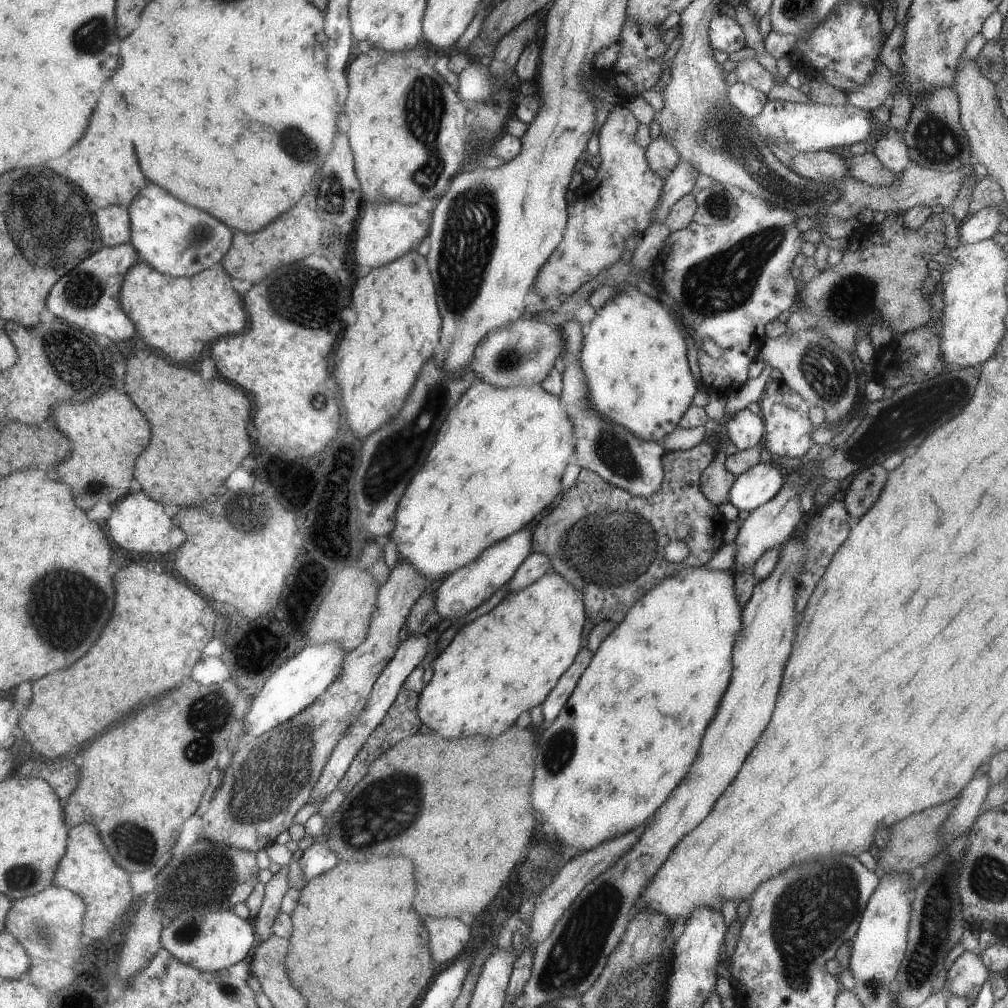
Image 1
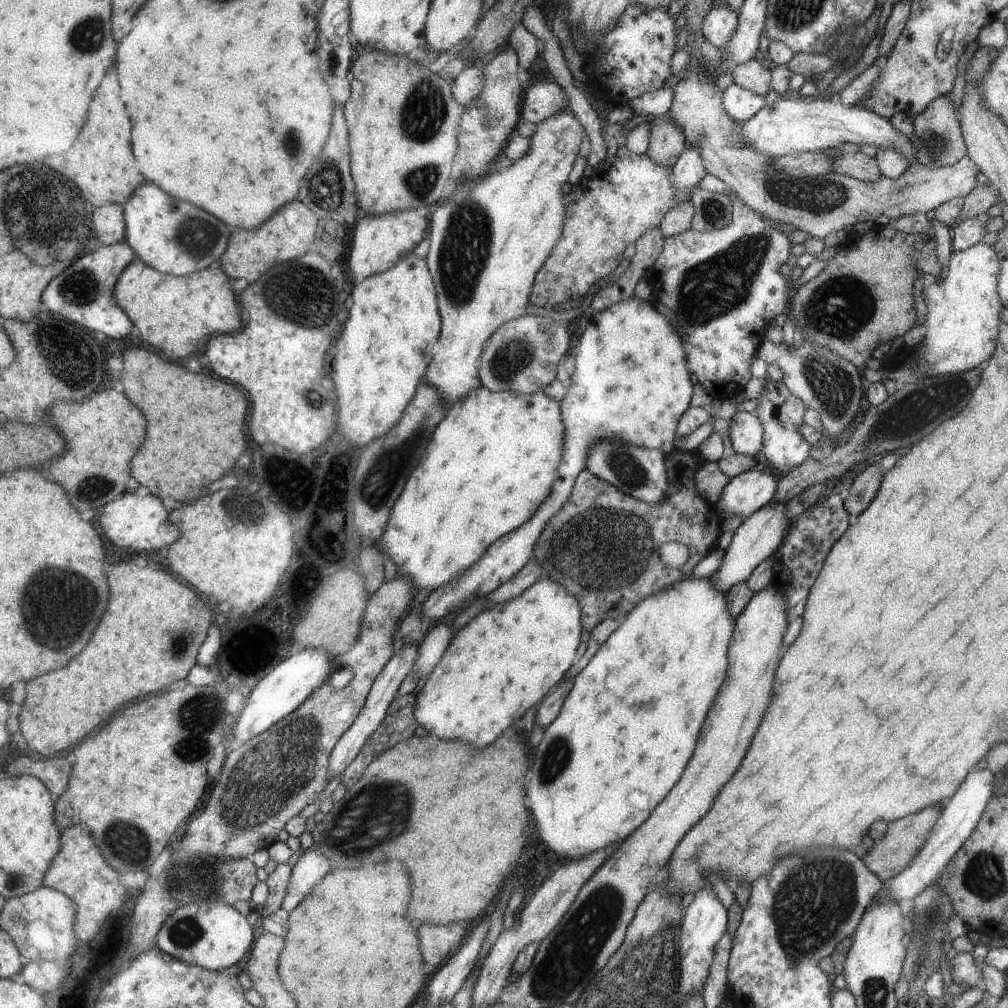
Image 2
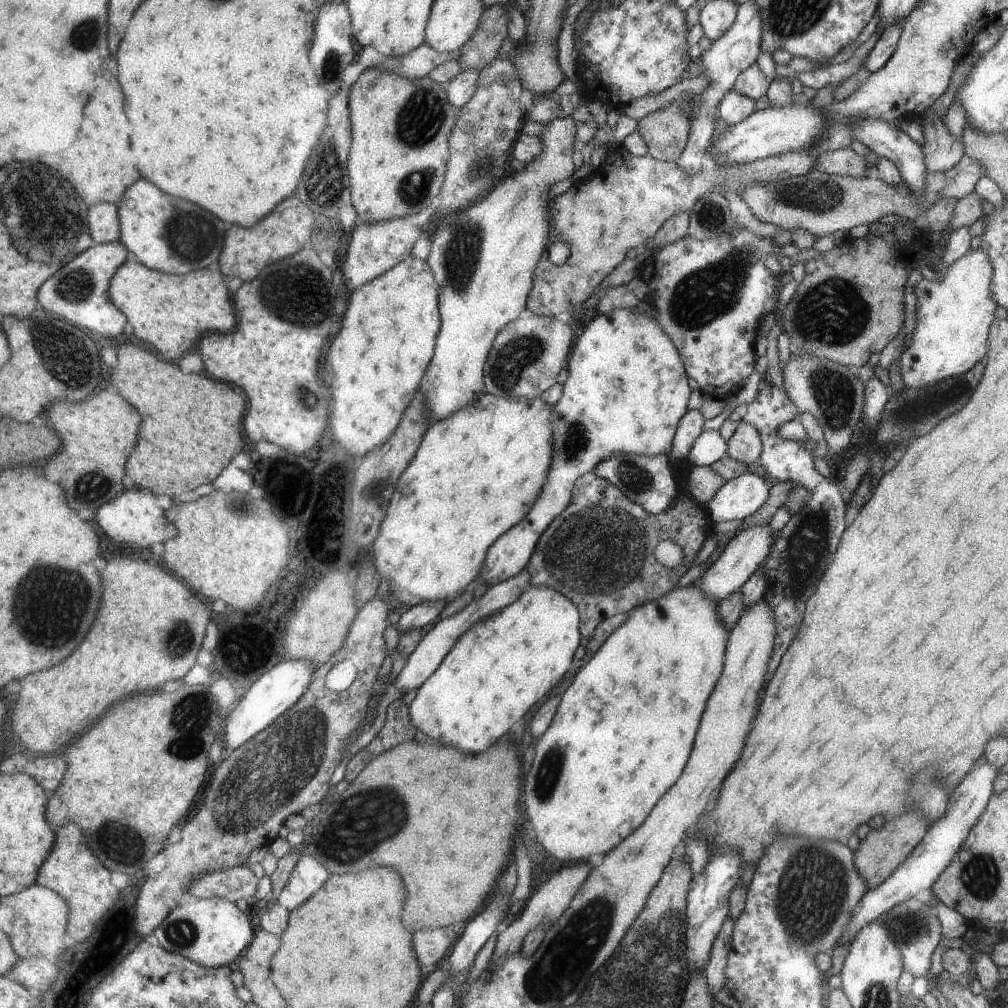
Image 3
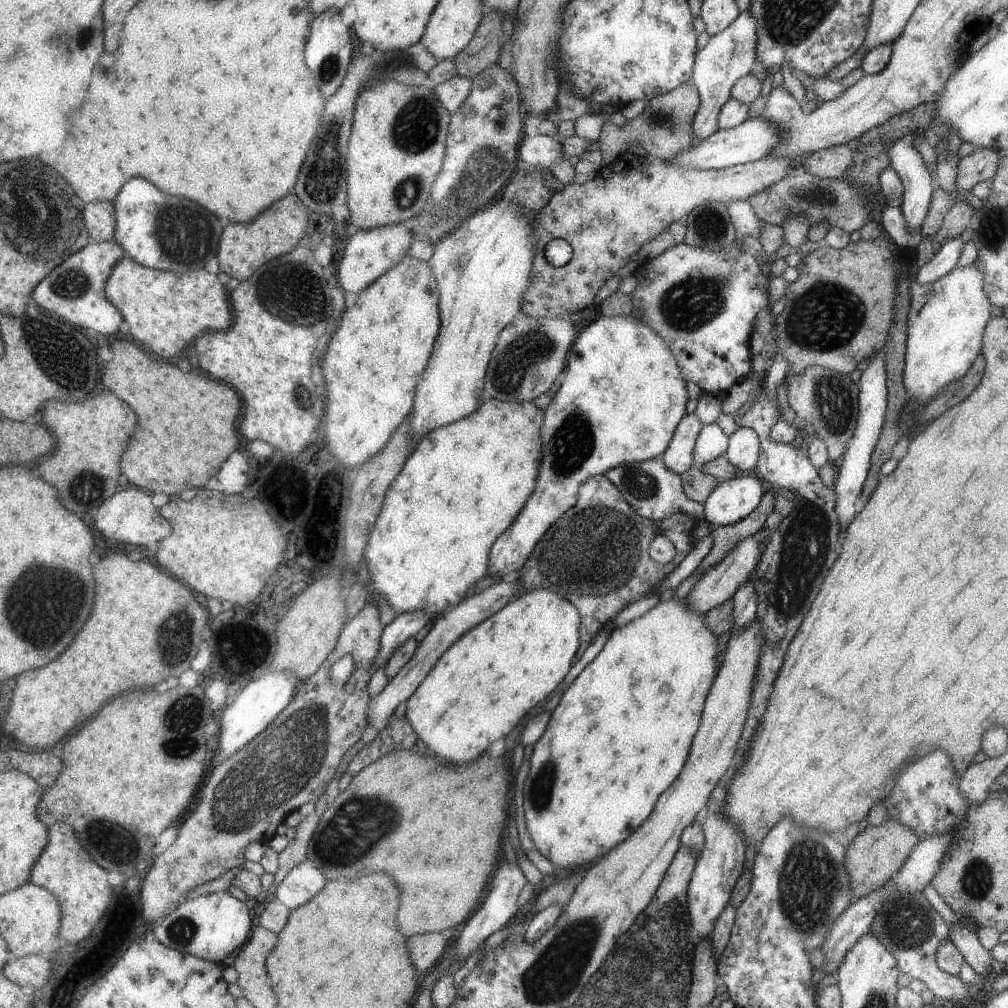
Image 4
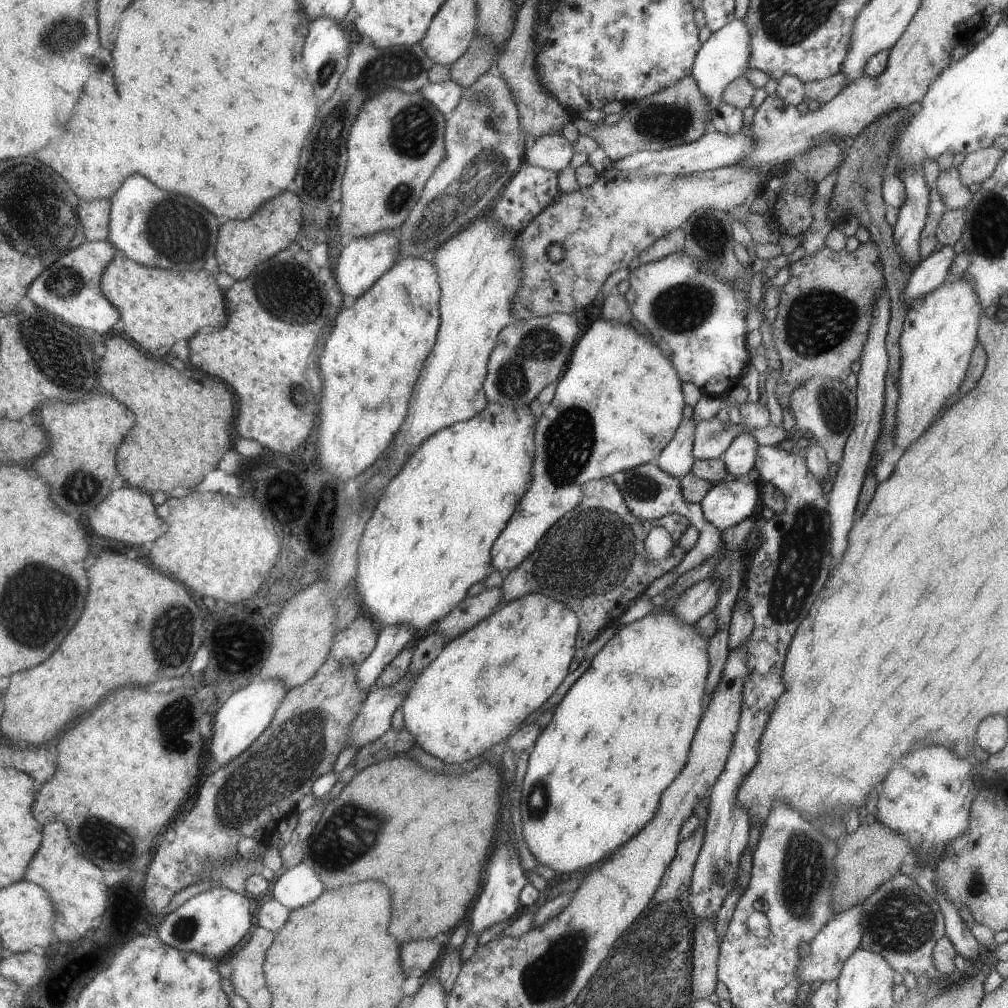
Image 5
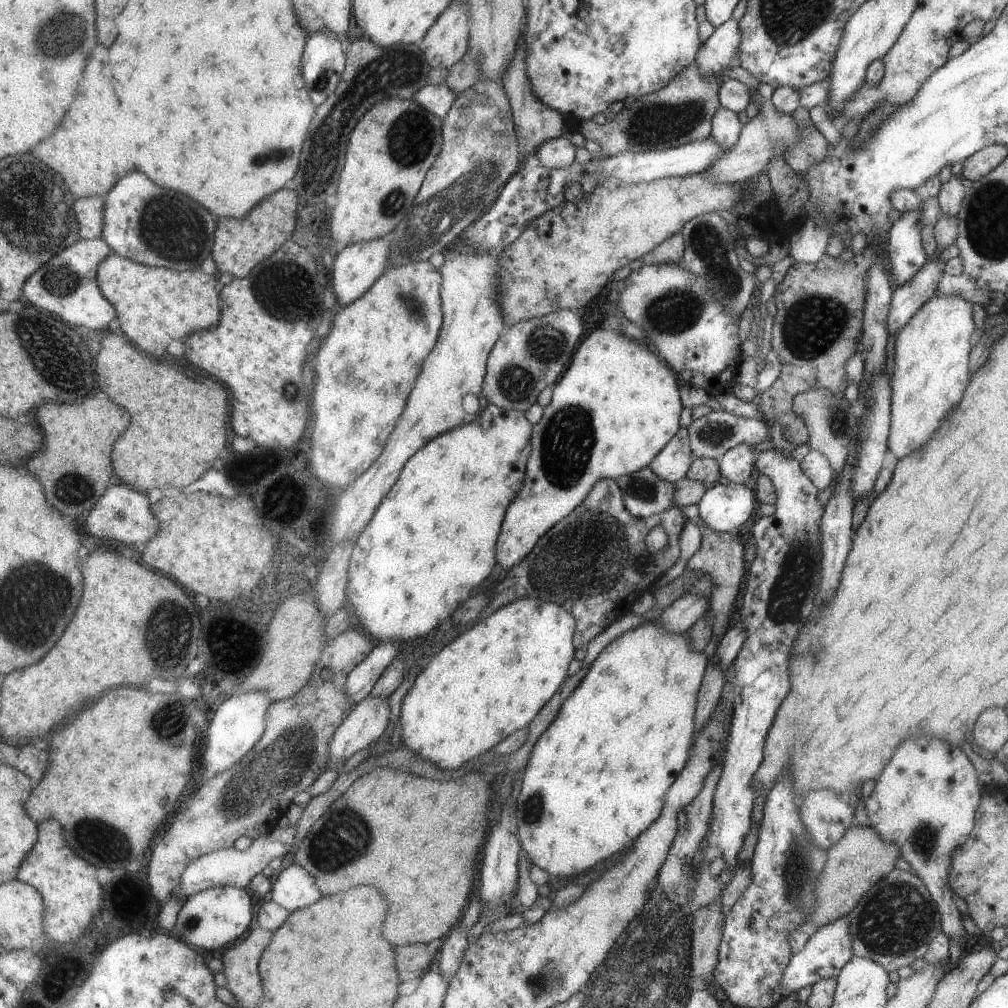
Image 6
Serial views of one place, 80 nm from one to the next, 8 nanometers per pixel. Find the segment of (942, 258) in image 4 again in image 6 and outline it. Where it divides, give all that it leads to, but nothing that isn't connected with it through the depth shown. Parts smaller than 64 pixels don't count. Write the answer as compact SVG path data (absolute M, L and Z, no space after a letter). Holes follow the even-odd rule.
M937 255L927 259L910 281L892 292L885 324L889 335L896 336L896 332L916 314L916 310L937 292L937 282L944 274L944 264Z

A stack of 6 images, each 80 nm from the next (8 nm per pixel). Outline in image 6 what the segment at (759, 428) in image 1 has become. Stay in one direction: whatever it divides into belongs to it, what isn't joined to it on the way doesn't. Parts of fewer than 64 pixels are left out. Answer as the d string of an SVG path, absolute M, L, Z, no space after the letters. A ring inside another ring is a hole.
M737 443L727 449L717 458L722 482L745 483L754 466L753 457L754 451L751 449L751 445L745 443Z

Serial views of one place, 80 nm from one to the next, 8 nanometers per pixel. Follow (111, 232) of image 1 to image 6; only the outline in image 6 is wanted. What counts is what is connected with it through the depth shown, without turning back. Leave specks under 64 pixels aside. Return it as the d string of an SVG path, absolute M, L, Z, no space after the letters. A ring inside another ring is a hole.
M106 196L77 198L74 204L81 239L101 239L105 228Z

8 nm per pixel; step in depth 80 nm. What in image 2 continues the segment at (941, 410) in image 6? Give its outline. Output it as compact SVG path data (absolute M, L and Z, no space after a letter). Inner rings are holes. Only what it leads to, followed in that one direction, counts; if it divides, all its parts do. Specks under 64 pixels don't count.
M977 242L962 251L953 251L946 262L947 267L938 274L935 282L925 282L922 286L921 296L927 307L927 314L921 318L925 323L923 340L917 344L915 351L918 358L911 360L906 366L899 367L889 372L889 376L895 376L893 381L897 383L912 383L923 377L934 377L935 375L946 375L969 370L981 362L985 362L998 340L998 332L1001 326L999 312L1003 310L1004 304L998 295L998 280L1000 276L1000 264L997 252L991 245Z

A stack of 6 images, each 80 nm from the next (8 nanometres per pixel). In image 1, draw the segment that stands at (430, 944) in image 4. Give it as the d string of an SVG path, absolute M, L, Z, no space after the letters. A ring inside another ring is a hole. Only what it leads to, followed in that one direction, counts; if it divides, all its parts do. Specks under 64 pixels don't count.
M467 916L459 918L425 918L425 926L431 932L431 950L435 966L443 970L447 962L455 960L471 940L471 928Z

